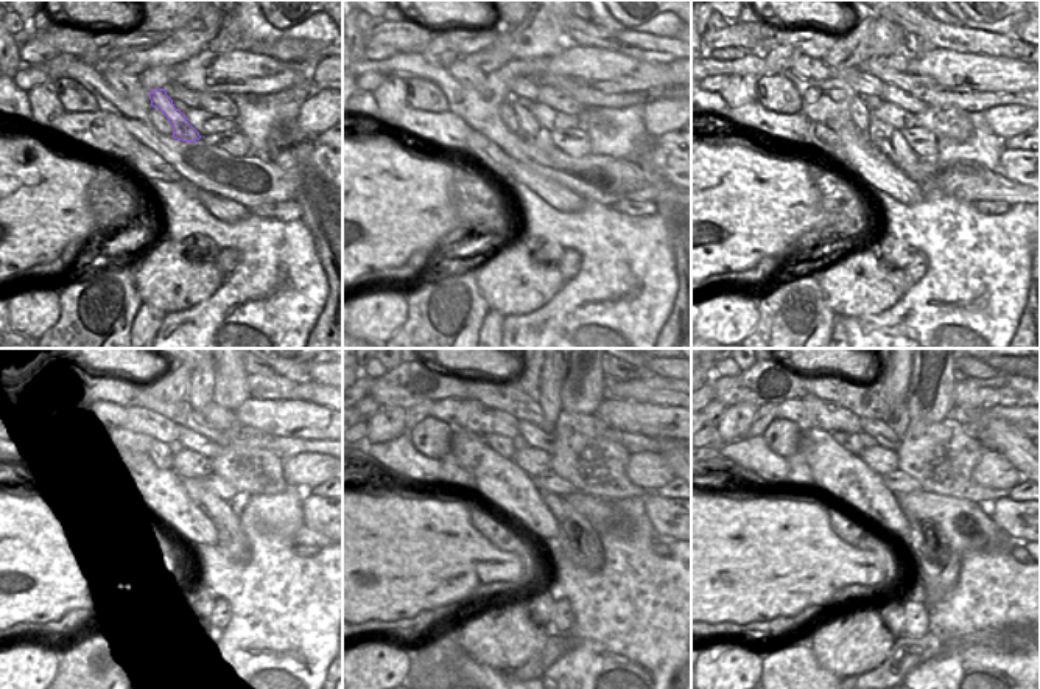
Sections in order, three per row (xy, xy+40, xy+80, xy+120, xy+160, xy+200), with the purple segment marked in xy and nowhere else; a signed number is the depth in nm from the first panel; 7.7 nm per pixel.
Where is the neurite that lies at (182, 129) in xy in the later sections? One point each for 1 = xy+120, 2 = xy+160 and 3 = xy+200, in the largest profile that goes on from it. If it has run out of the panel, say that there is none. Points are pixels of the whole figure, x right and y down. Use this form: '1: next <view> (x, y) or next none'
1: next xy+120 (235, 540)
2: next xy+160 (583, 545)
3: next xy+200 (936, 563)

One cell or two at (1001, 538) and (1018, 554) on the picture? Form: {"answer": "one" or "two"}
{"answer": "two"}

